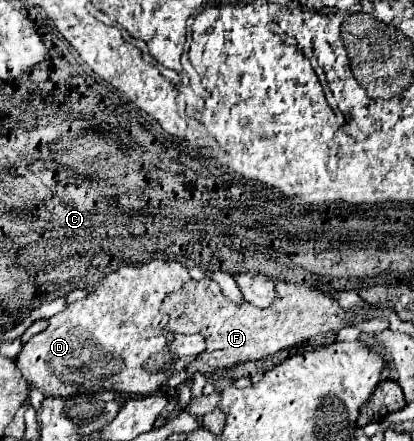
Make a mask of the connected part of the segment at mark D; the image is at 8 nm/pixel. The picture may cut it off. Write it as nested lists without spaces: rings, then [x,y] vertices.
[[[154,259],[144,265],[124,265],[118,271],[108,273],[102,283],[90,291],[84,299],[68,305],[64,311],[48,319],[48,327],[34,335],[18,353],[16,365],[22,371],[22,377],[30,387],[36,387],[44,395],[52,397],[70,397],[74,393],[96,393],[96,391],[122,391],[128,395],[150,395],[156,393],[166,381],[186,371],[190,363],[194,363],[206,341],[202,335],[170,335],[160,327],[158,305],[162,305],[168,293],[182,289],[192,281],[188,267],[178,261]]]

